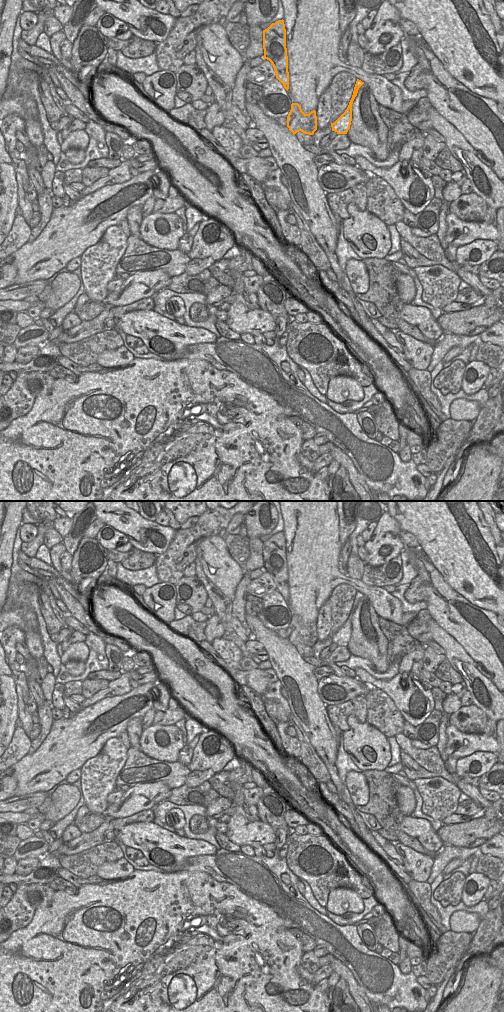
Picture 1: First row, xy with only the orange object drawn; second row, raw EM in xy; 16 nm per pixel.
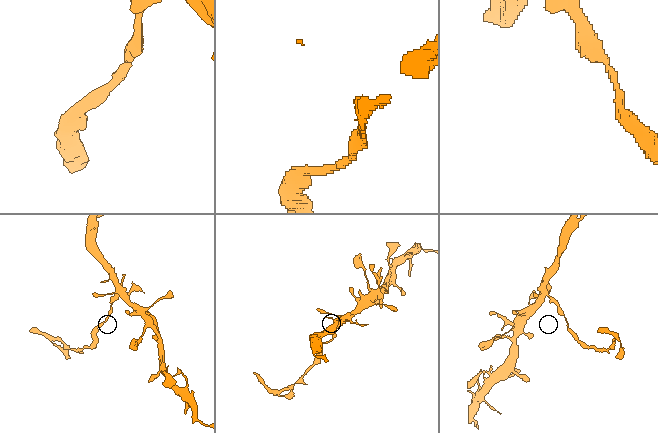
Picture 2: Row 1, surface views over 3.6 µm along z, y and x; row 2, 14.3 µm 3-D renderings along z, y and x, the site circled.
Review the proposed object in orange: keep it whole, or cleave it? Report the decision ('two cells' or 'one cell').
two cells

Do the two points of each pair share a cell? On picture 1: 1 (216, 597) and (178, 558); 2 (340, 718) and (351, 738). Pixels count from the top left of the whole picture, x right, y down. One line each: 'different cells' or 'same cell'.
1: different cells
2: different cells

